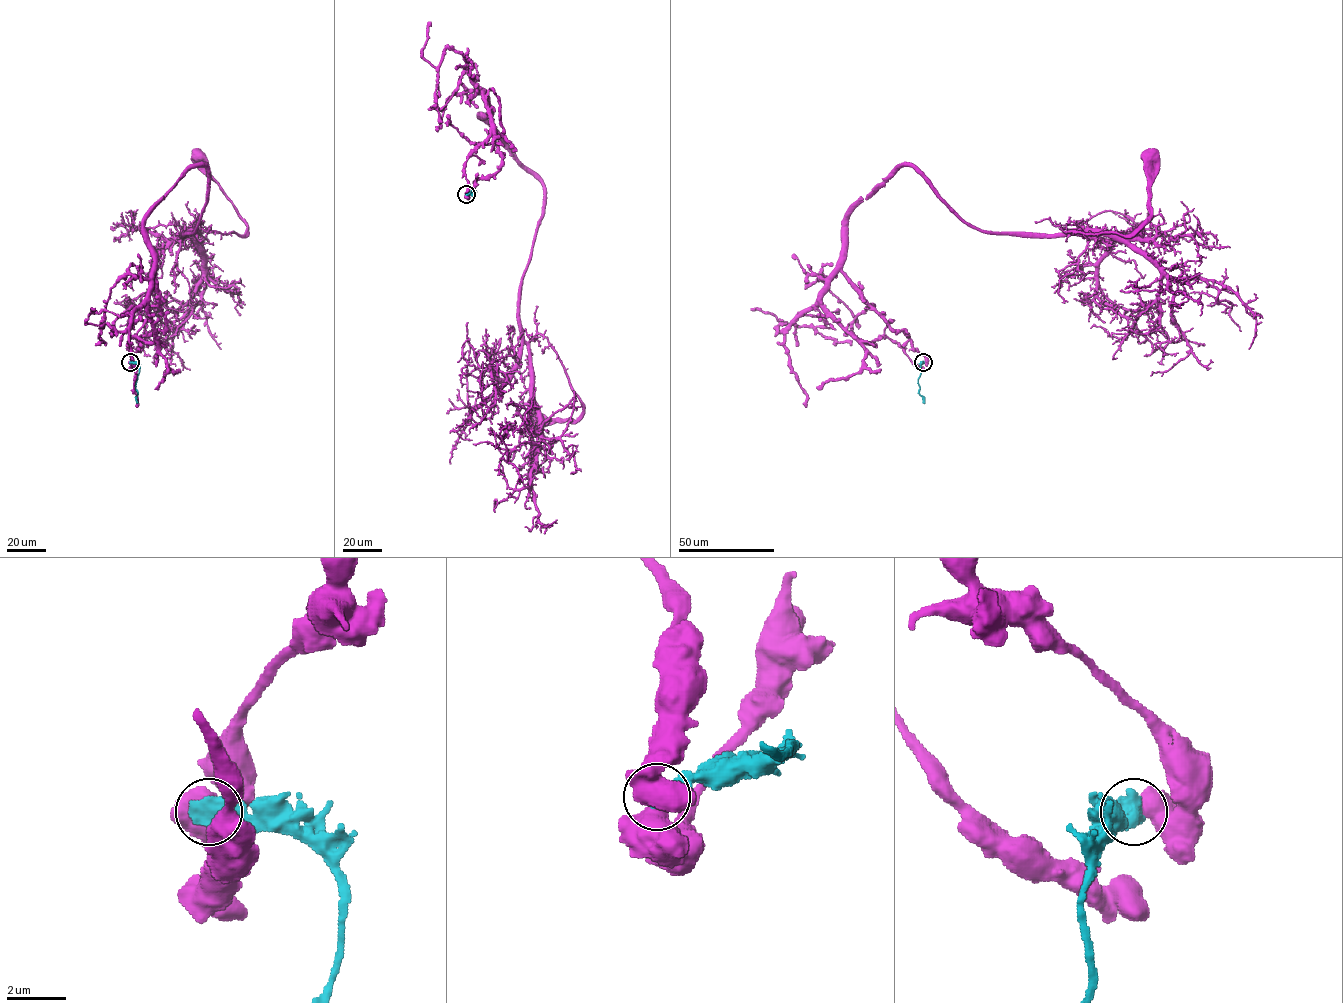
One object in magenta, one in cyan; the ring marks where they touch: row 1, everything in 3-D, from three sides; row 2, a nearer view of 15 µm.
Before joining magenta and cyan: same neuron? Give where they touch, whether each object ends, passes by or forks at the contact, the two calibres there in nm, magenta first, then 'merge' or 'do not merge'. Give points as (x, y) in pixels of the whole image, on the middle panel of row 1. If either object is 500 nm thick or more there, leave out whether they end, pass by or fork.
(466, 194) | 600/750 nm | do not merge

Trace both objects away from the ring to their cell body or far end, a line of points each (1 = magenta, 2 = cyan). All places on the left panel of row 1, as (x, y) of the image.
1: (131, 362), (141, 337), (165, 329), (148, 213), (204, 165), (207, 203), (183, 235), (247, 228), (197, 156)
2: (131, 362), (139, 366), (137, 403)

